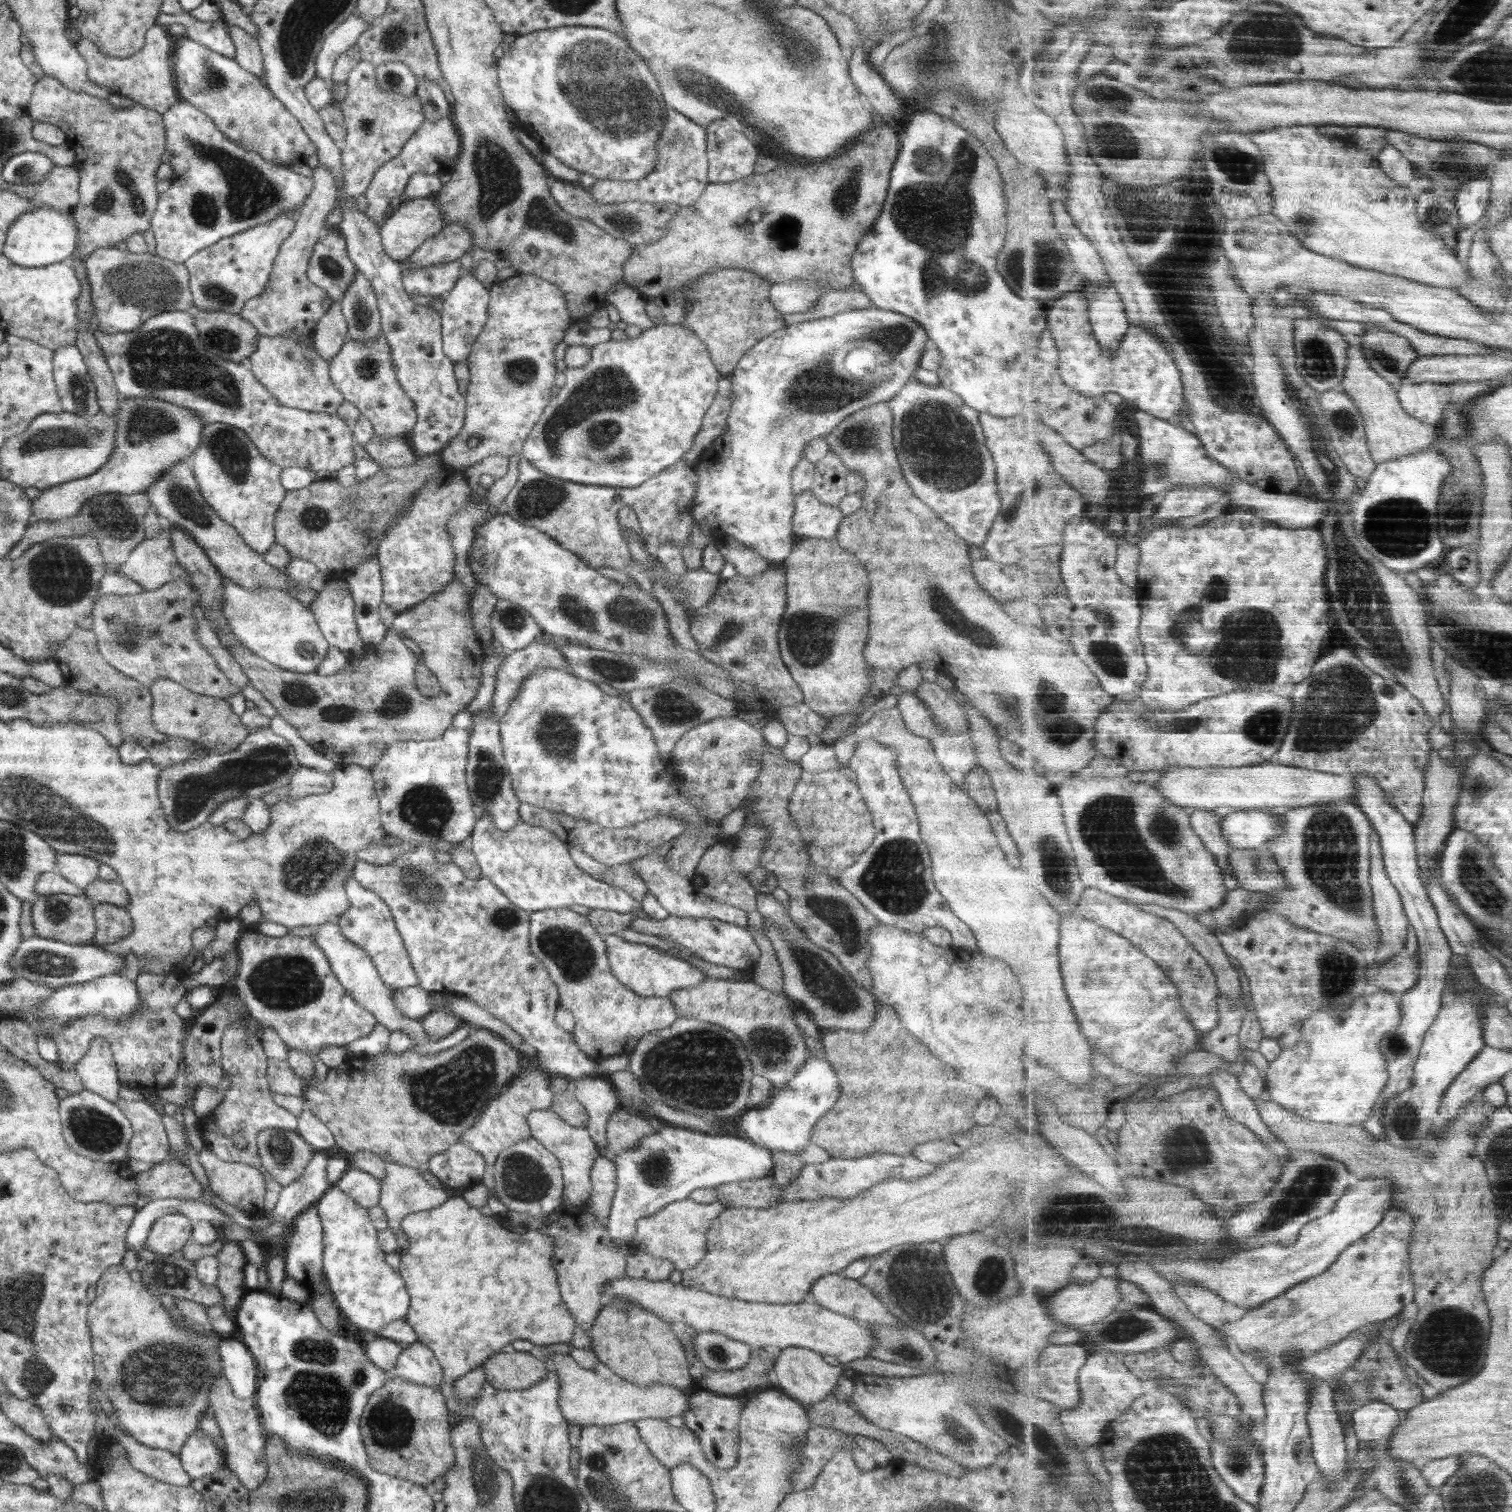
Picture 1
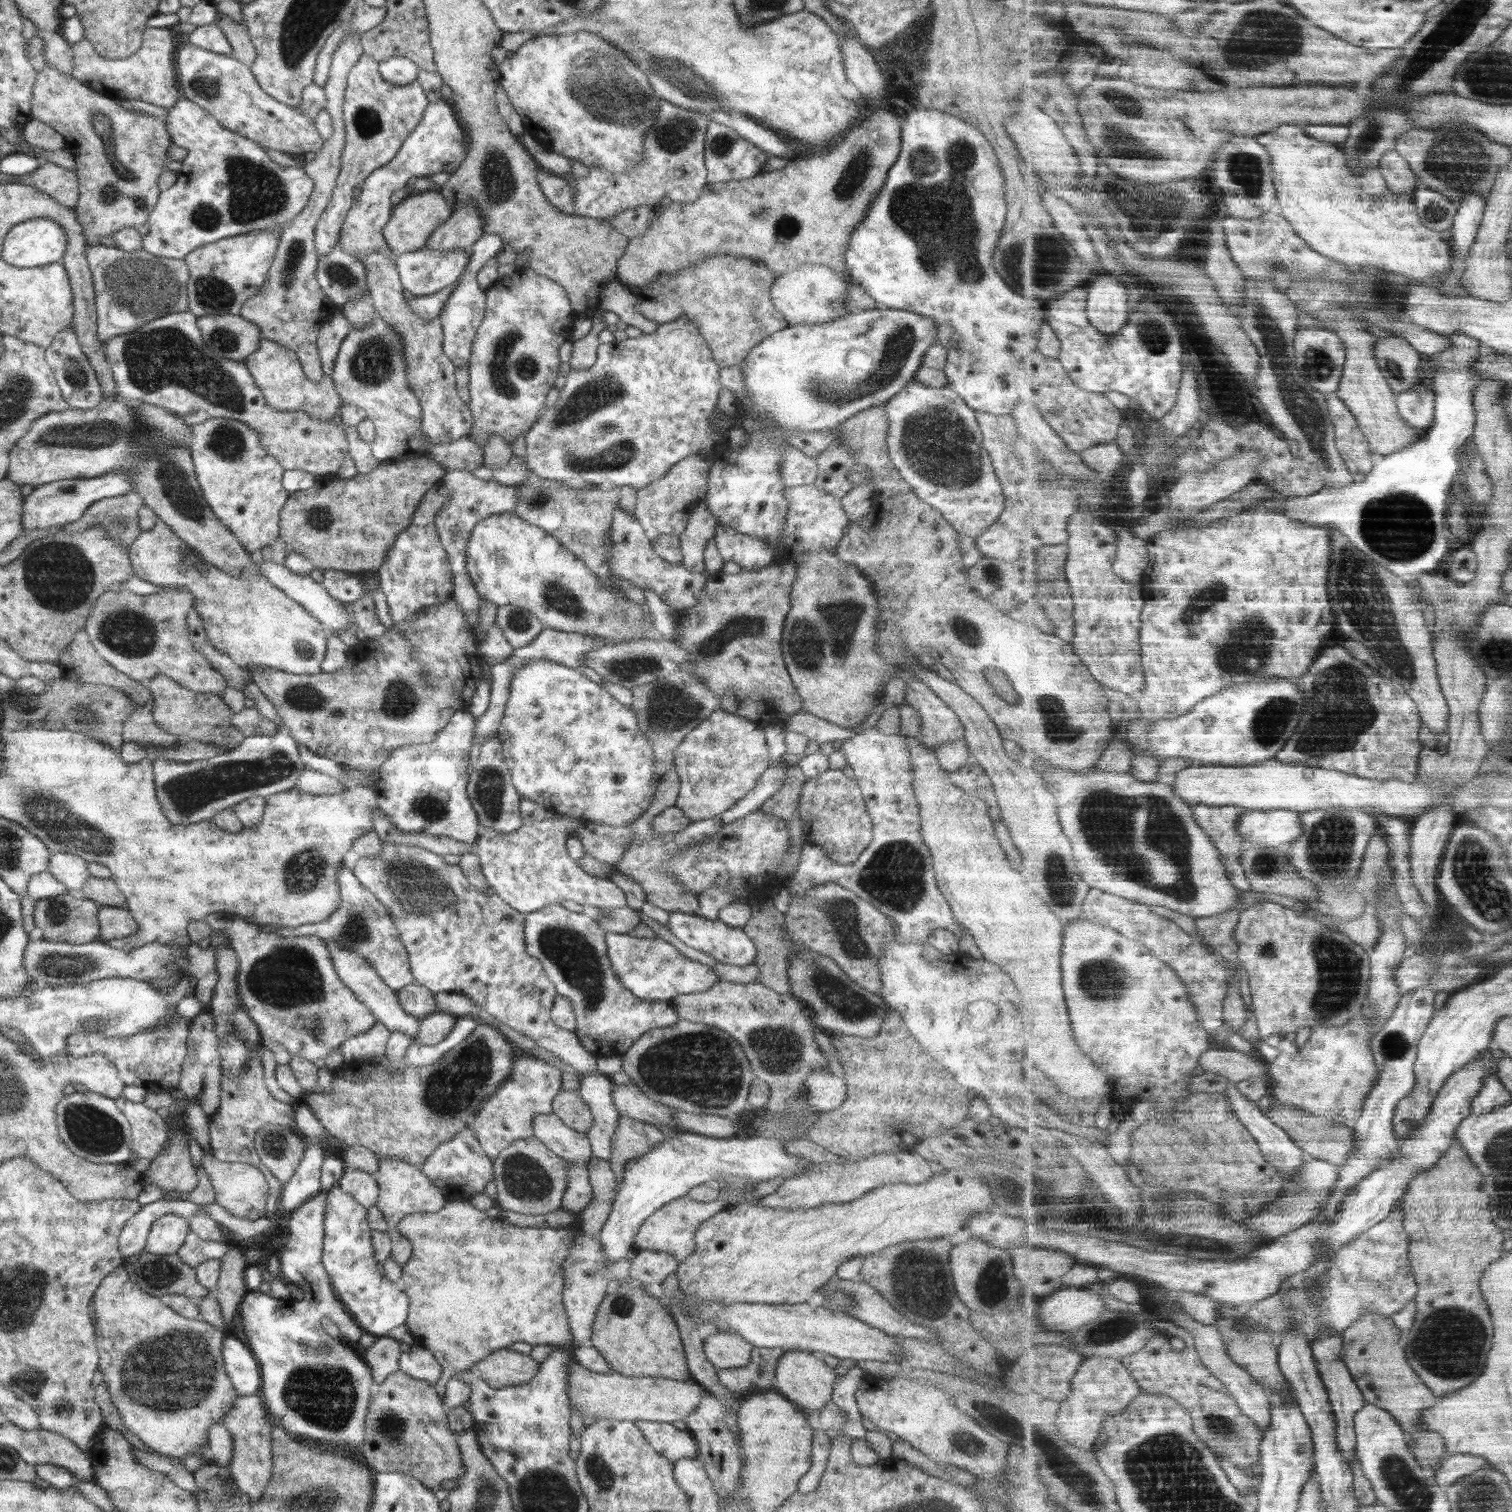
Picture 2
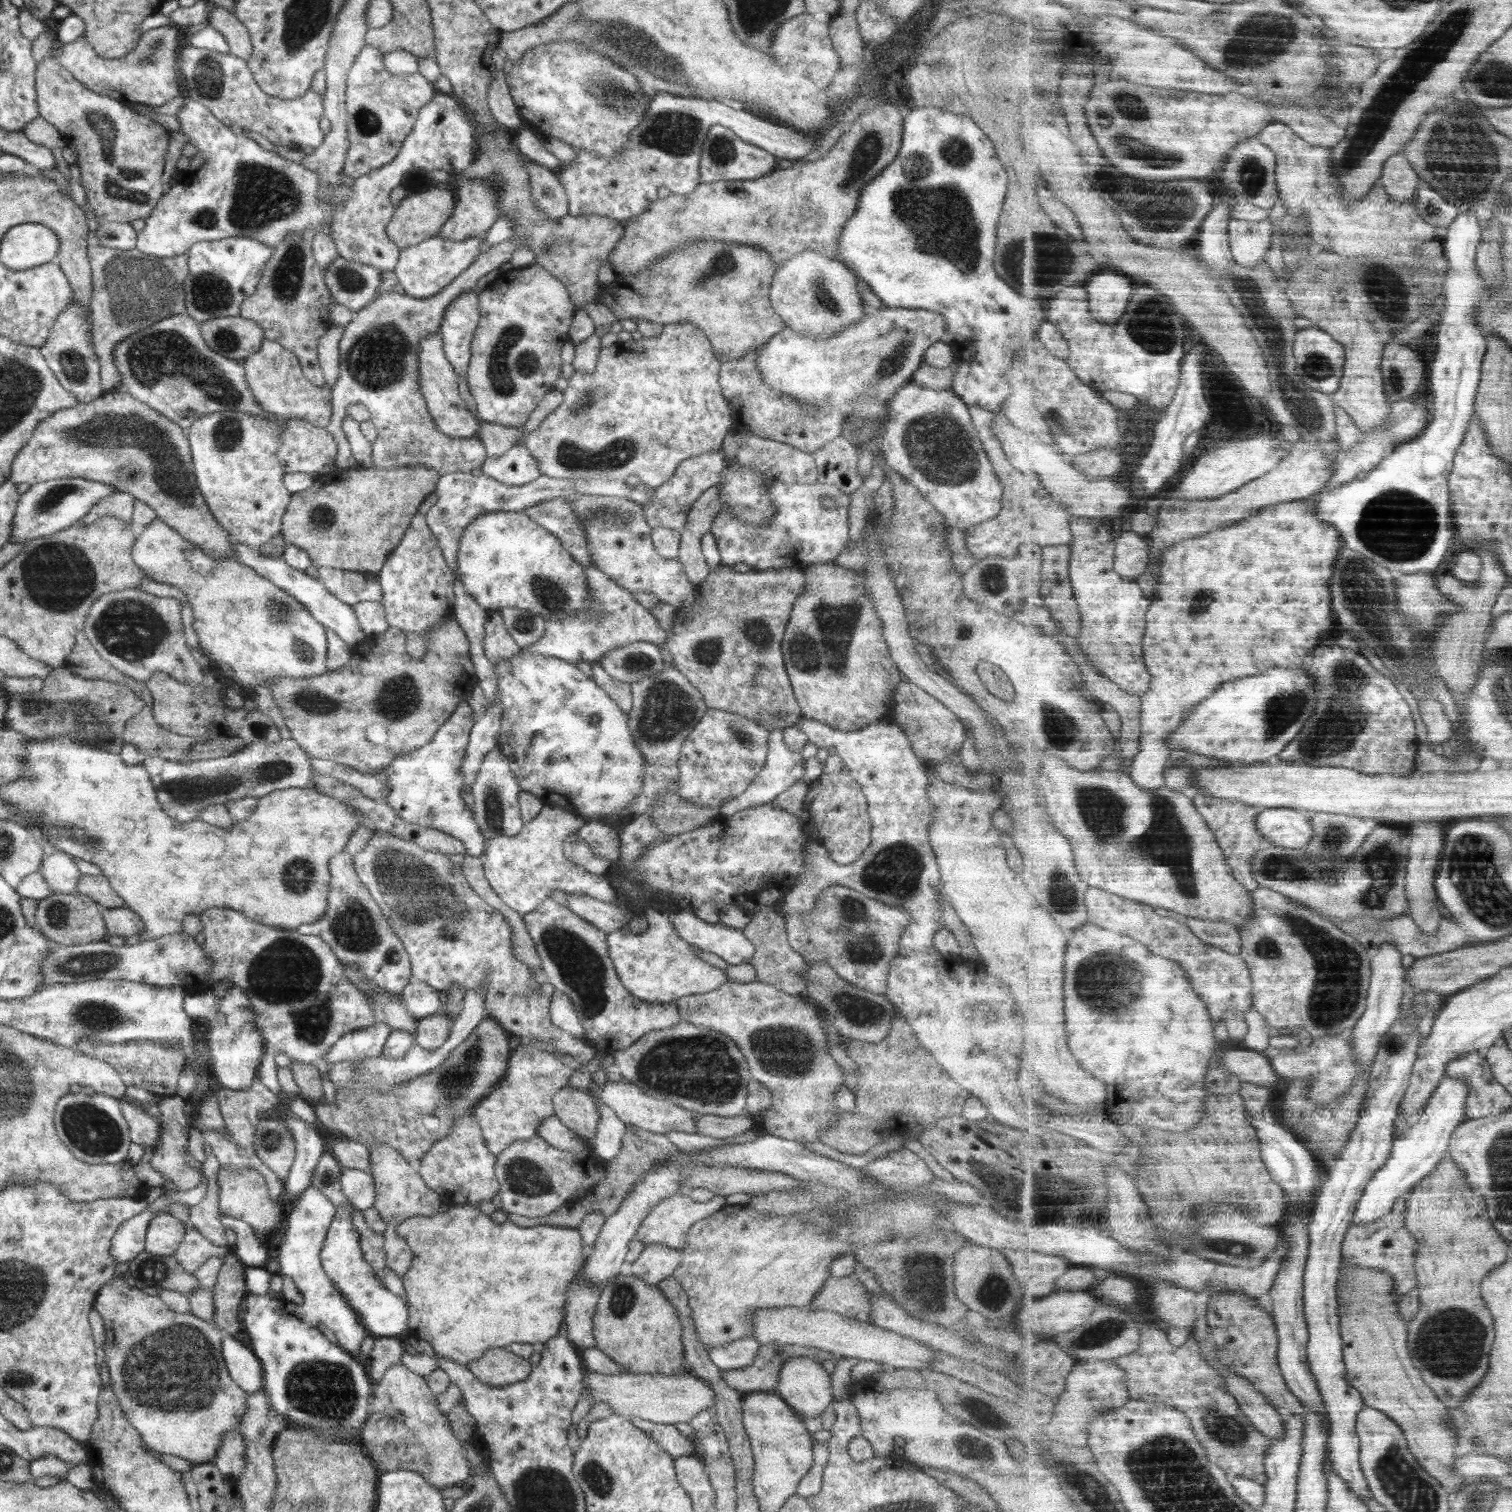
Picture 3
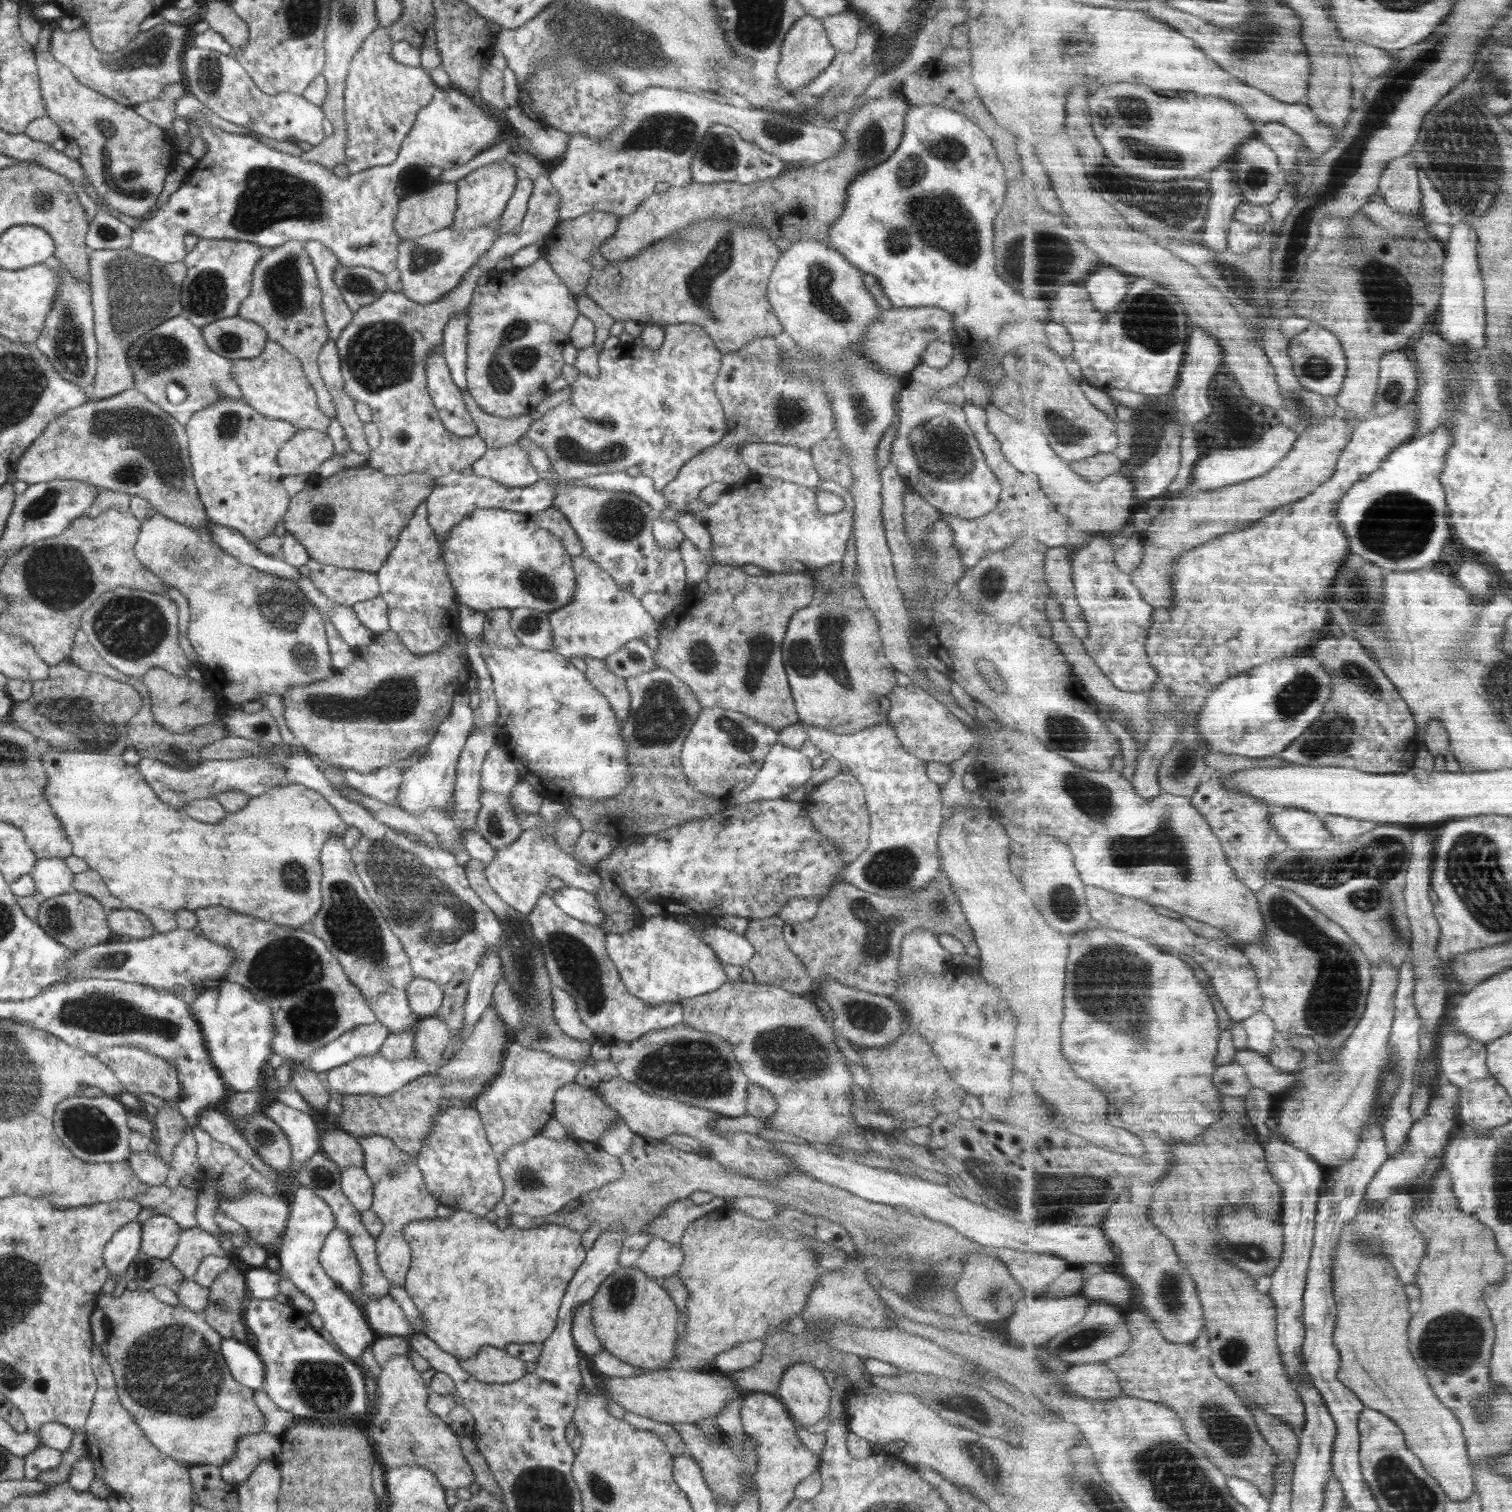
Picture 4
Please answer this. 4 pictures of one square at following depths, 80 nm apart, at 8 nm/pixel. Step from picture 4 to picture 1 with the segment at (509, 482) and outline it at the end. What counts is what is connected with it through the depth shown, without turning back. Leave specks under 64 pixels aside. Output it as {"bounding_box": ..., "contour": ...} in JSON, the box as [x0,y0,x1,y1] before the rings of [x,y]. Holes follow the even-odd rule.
{"bounding_box":[521,324,721,488],"contour":[[[661,324],[649,329],[642,330],[636,334],[636,338],[626,340],[610,340],[596,344],[590,350],[590,362],[586,366],[580,368],[568,367],[563,373],[566,376],[565,385],[560,389],[556,396],[550,399],[546,410],[537,420],[534,428],[526,437],[521,450],[521,456],[529,460],[535,469],[557,479],[566,480],[568,482],[593,486],[618,487],[618,488],[636,488],[646,483],[646,480],[656,476],[661,470],[676,464],[690,448],[696,433],[702,426],[702,418],[706,414],[706,410],[710,408],[710,404],[715,399],[718,392],[718,379],[721,374],[714,366],[713,360],[710,358],[706,345],[695,335],[693,330],[681,324]]]}

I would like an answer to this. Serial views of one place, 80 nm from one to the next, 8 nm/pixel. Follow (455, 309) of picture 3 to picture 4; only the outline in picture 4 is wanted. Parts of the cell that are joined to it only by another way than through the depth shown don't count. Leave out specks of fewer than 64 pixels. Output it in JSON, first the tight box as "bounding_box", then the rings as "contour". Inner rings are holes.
{"bounding_box":[442,311,469,390],"contour":[[[466,311],[452,317],[444,327],[442,351],[450,369],[451,377],[460,390],[467,388],[466,338],[468,336],[469,314]]]}

